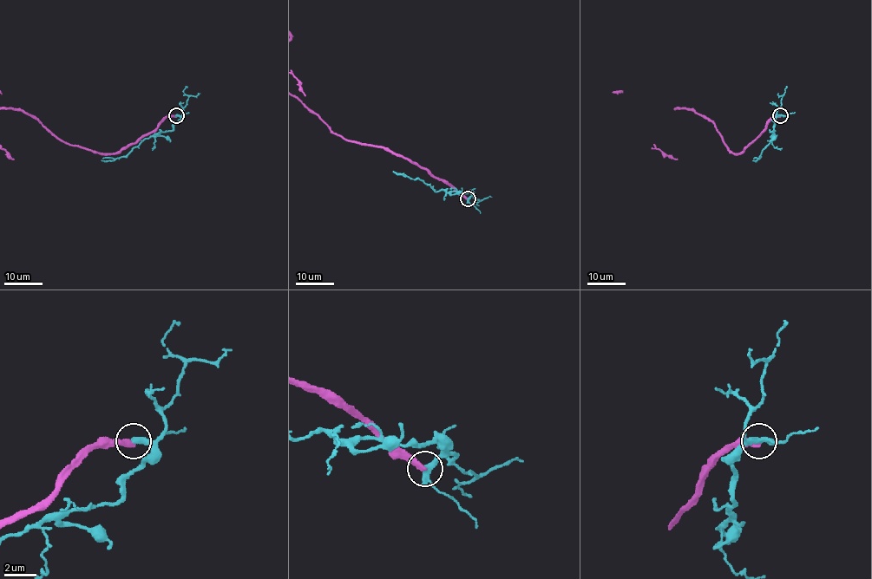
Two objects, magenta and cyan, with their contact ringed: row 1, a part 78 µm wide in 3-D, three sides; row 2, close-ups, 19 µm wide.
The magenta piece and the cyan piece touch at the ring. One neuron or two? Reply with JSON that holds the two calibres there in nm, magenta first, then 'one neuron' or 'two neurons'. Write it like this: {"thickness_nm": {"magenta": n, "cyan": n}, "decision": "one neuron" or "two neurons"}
{"thickness_nm": {"magenta": 360, "cyan": 360}, "decision": "two neurons"}

